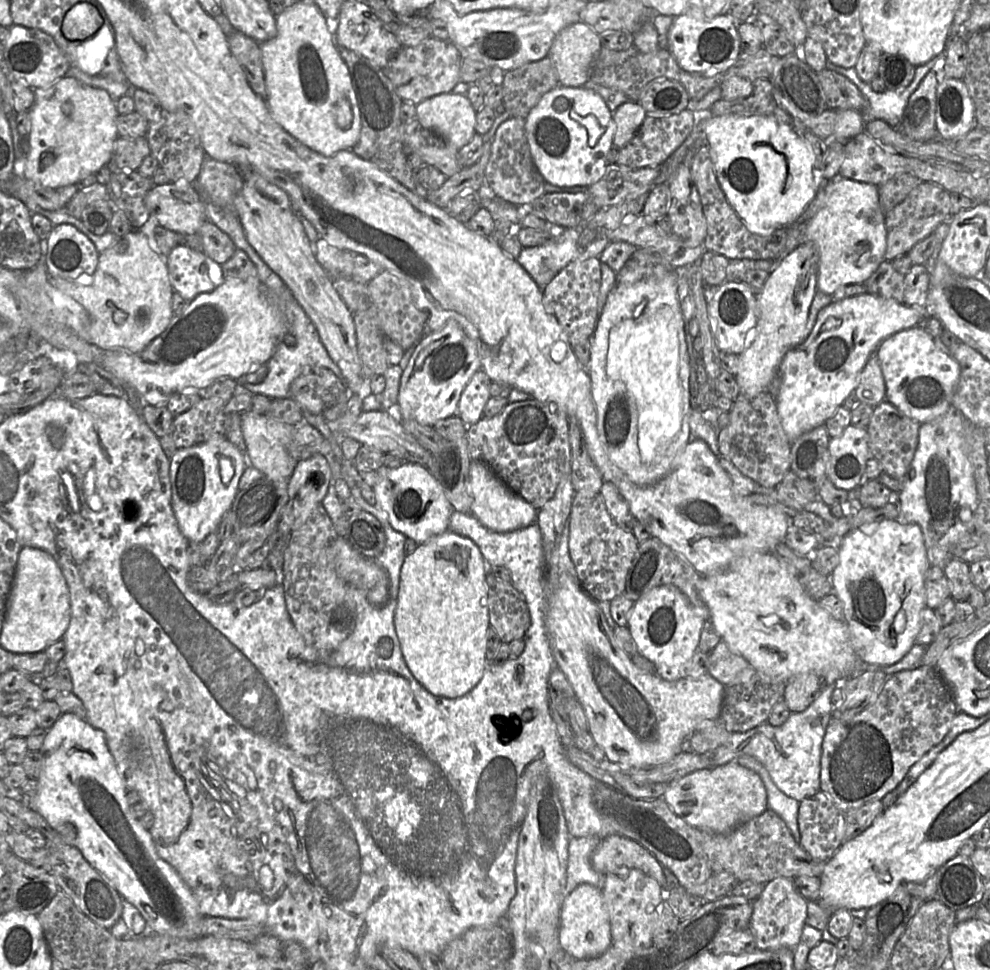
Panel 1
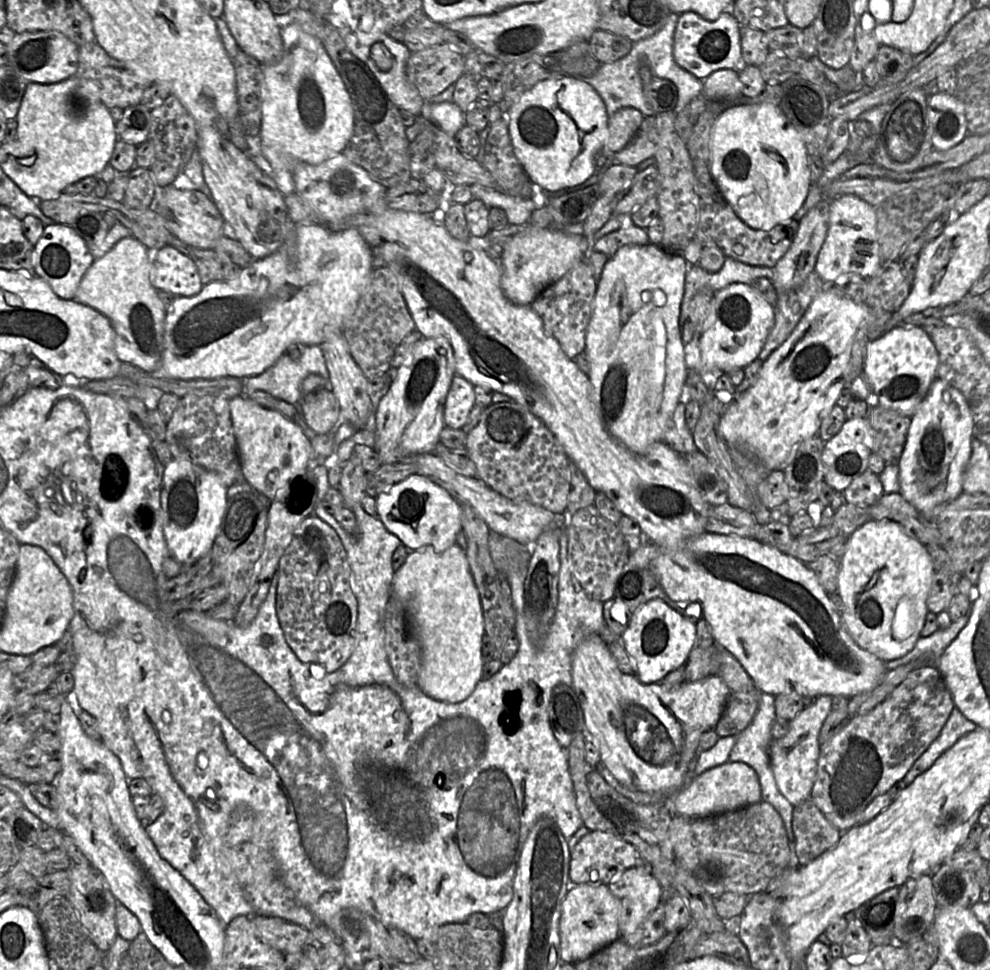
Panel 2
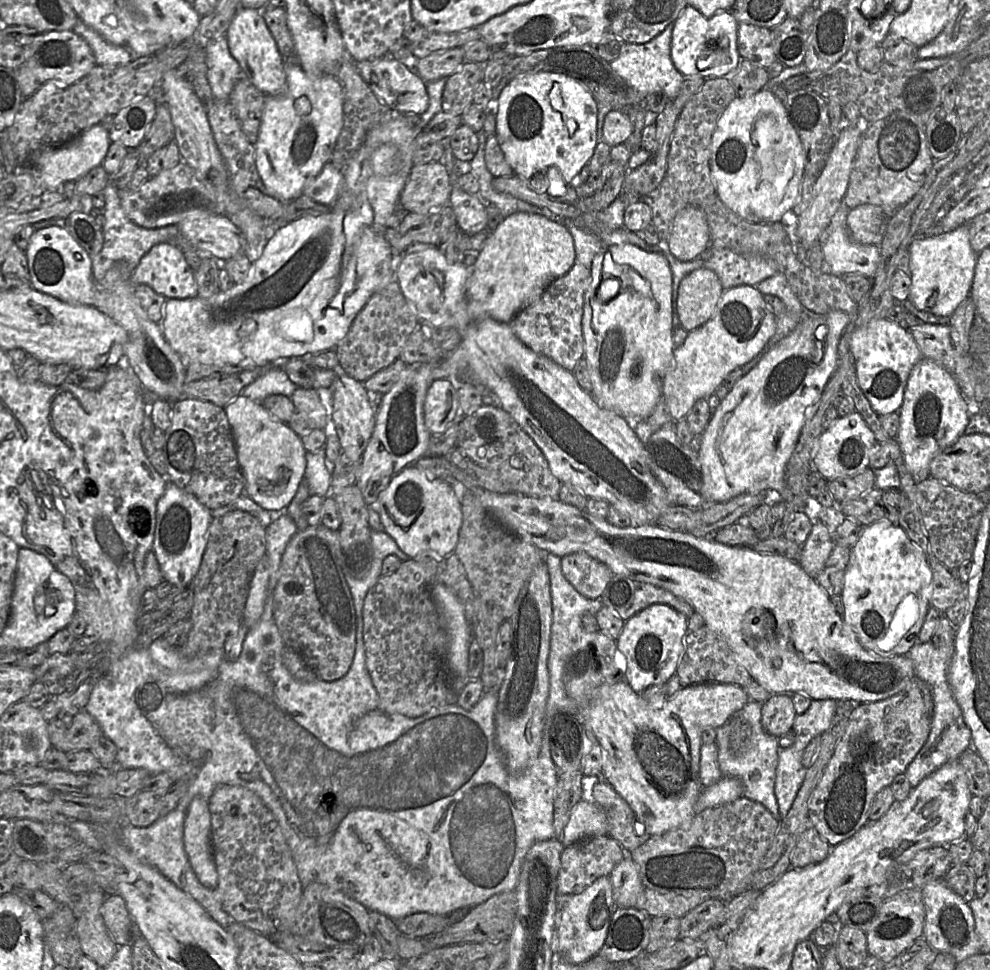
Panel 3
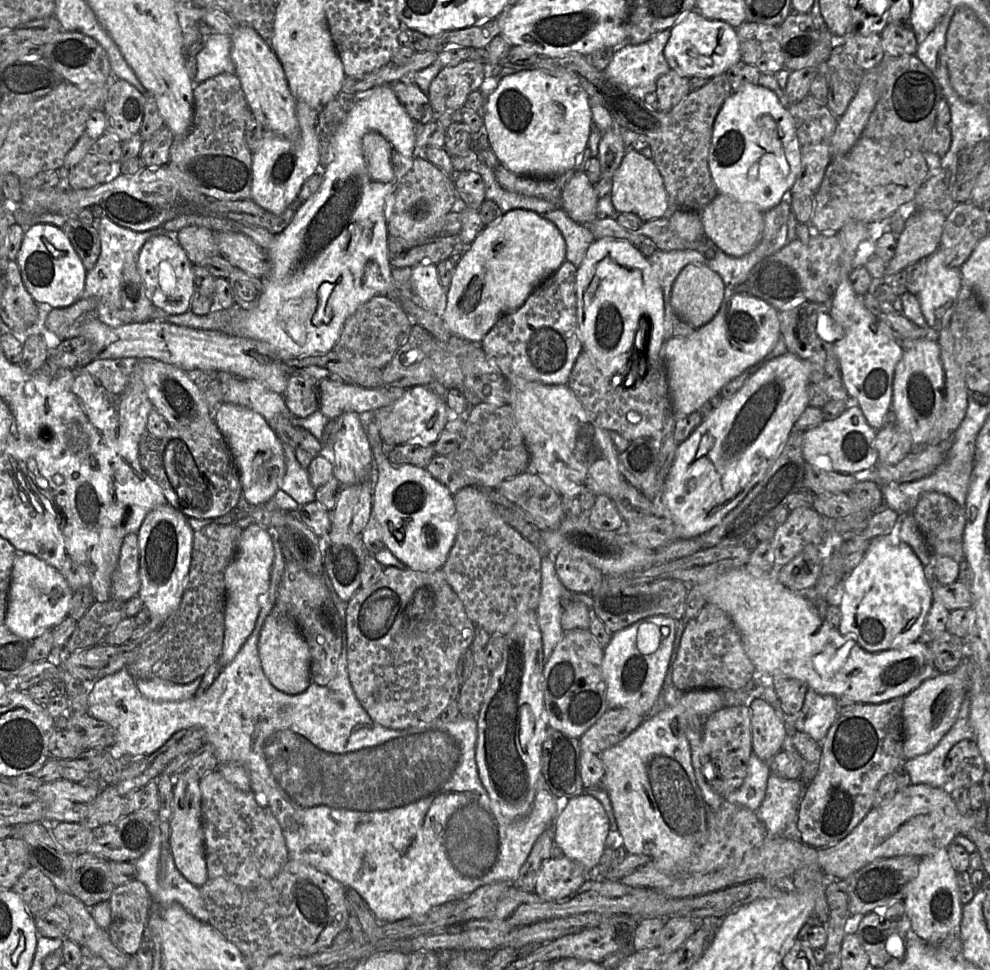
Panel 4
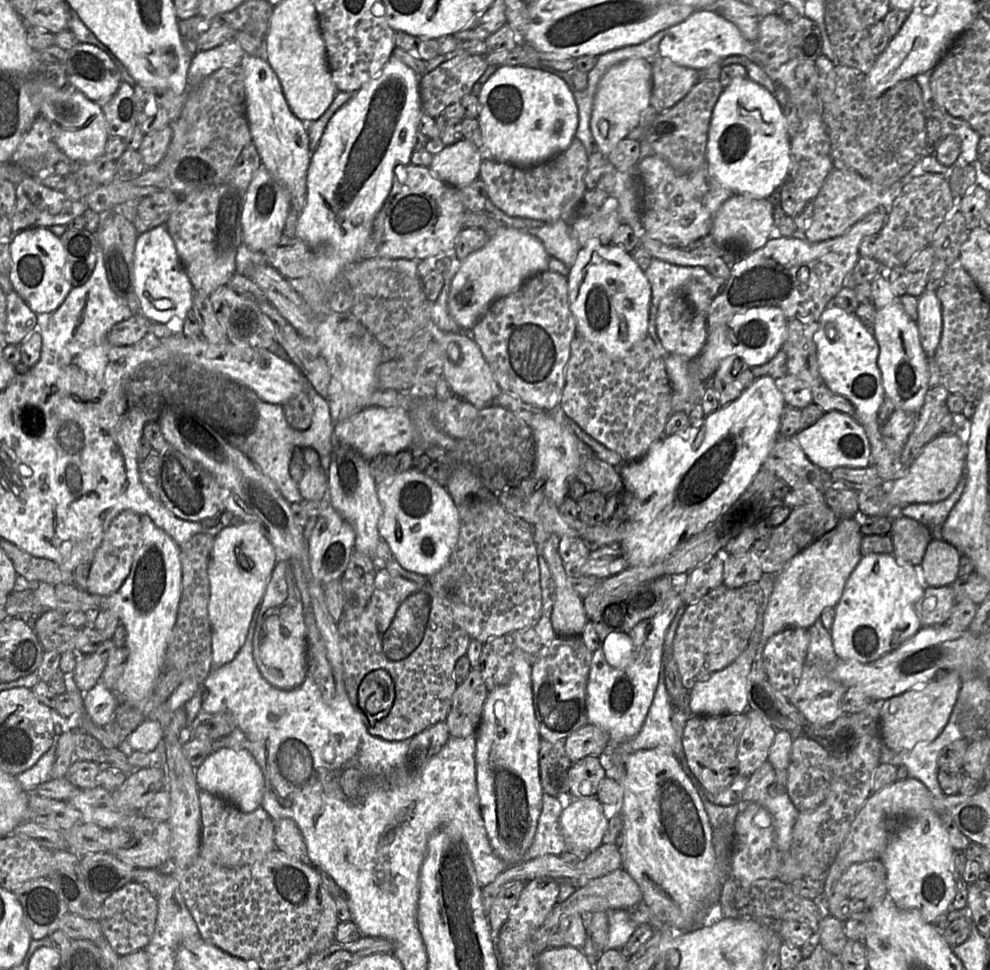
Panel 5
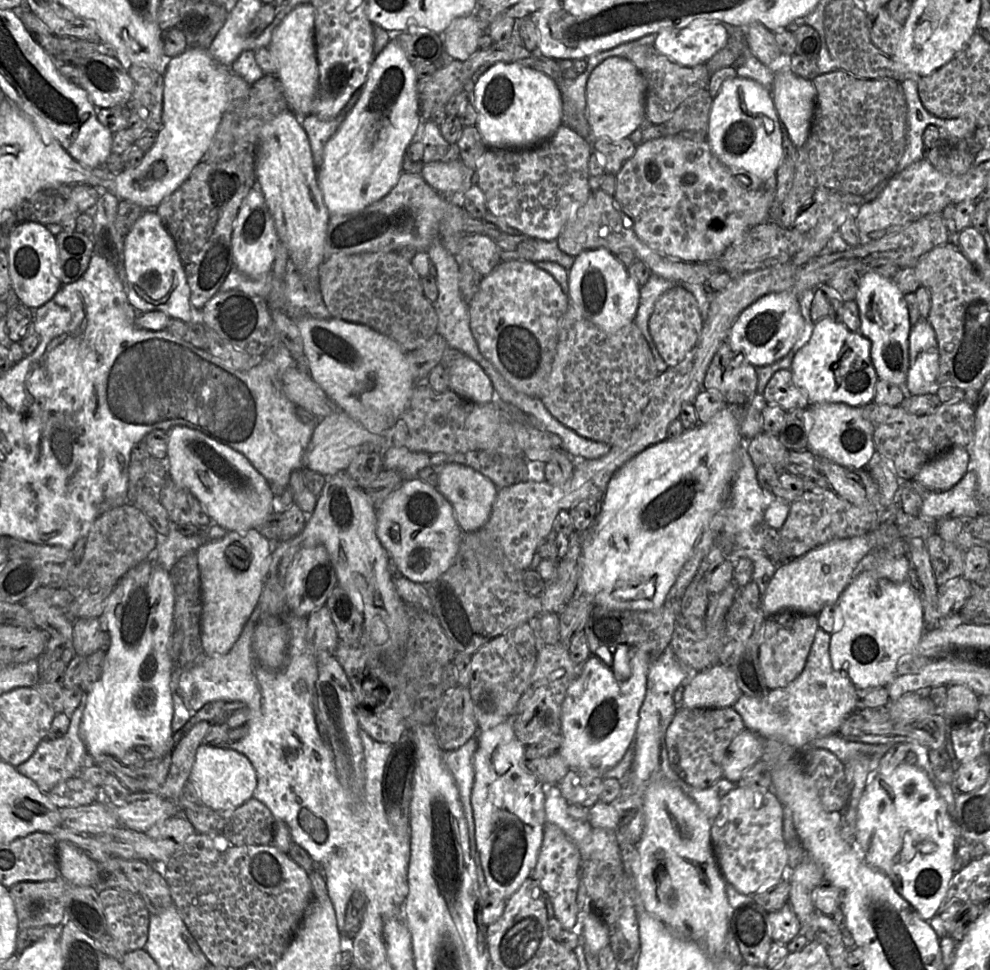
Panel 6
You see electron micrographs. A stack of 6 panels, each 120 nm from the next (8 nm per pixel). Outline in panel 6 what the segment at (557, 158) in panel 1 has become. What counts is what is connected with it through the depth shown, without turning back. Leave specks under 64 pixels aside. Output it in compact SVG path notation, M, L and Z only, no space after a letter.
M497 62L475 83L470 99L478 112L477 127L488 147L535 147L562 125L562 94L548 75L517 62Z

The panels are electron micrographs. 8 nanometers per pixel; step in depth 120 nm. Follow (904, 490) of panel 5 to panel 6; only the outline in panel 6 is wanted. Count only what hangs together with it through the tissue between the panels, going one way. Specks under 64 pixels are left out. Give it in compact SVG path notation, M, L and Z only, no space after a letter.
M953 447L928 461L914 480L935 491L946 491L957 484L969 469L970 456L965 447Z

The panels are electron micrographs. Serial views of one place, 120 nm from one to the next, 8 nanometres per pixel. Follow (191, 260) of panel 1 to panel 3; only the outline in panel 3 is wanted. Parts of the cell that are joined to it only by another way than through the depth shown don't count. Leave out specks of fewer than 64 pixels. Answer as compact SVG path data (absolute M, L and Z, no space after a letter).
M174 243L154 245L129 276L133 285L146 284L166 299L197 296L195 272Z

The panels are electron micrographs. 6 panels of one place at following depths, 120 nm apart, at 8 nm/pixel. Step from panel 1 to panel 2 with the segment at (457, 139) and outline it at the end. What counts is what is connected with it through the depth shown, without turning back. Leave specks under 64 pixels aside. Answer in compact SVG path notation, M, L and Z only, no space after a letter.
M426 100L419 116L432 121L439 129L453 138L466 125L465 112L453 101L431 103Z

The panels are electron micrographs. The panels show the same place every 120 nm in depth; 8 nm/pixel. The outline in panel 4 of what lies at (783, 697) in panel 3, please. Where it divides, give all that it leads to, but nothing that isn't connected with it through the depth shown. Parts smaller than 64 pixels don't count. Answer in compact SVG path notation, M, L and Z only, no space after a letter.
M762 698L749 703L752 752L761 760L770 762L782 750L786 726L775 708Z

